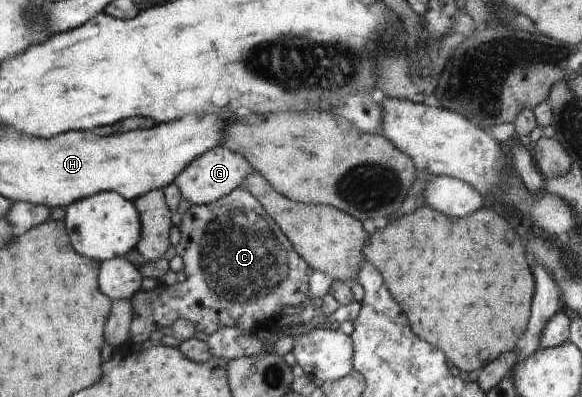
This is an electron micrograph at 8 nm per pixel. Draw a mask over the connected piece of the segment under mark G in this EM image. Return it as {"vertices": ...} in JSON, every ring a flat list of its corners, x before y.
{"vertices":[[218,145,190,162,176,179,176,185,182,199,192,201,193,204,209,204,243,187,250,171,250,162,245,156]]}

